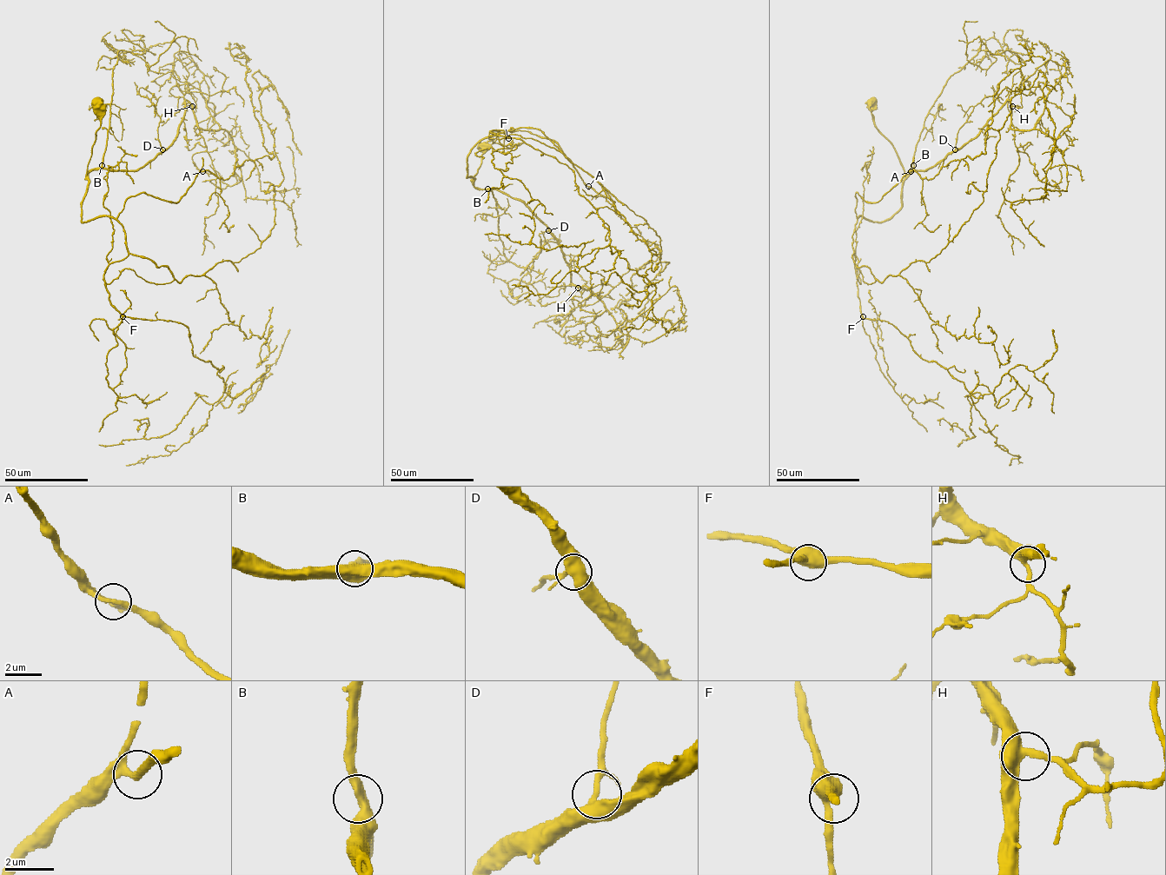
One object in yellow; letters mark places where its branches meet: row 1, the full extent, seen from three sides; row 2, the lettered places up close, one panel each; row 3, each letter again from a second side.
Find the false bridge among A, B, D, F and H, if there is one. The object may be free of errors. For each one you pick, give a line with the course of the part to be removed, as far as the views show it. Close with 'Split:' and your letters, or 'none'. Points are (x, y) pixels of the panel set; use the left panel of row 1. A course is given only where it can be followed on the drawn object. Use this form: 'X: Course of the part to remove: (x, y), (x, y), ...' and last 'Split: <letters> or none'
Split: none

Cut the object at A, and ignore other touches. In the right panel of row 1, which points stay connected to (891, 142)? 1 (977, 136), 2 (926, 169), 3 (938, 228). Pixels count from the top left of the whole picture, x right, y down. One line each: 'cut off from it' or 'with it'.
1: with it
2: with it
3: cut off from it

